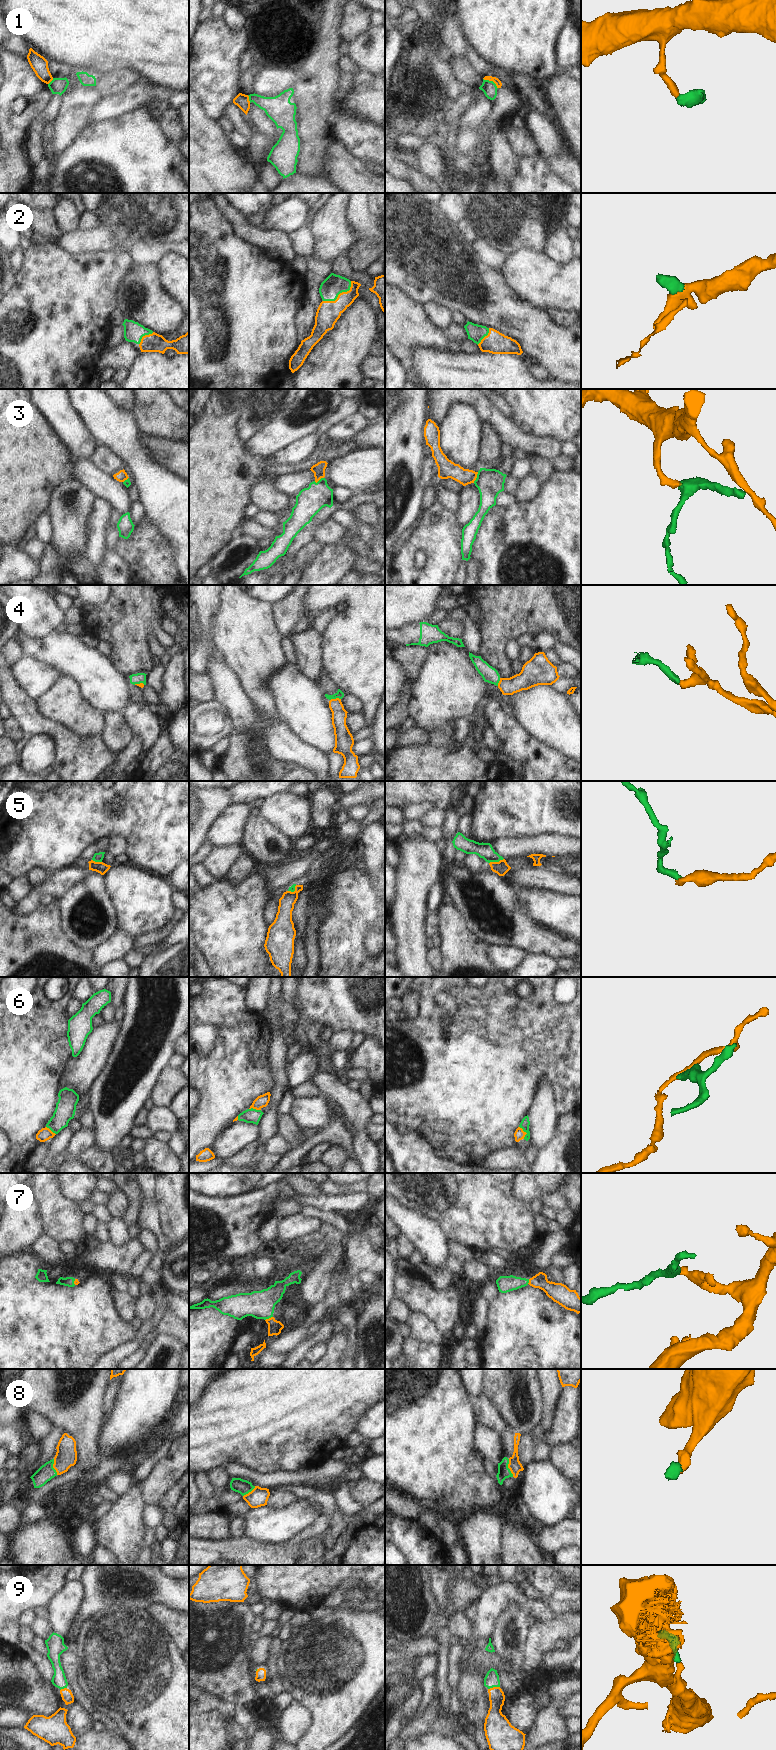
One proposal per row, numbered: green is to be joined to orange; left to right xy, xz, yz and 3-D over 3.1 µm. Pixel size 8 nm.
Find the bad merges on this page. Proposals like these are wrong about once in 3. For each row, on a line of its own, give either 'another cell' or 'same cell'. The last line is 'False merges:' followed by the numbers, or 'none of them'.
1: another cell
2: same cell
3: same cell
4: same cell
5: same cell
6: another cell
7: same cell
8: same cell
9: same cell
False merges: 1, 6

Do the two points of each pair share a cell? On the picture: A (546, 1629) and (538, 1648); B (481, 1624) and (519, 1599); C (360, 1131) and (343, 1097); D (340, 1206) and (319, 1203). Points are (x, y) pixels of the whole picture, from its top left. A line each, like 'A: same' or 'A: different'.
A: same
B: same
C: same
D: same

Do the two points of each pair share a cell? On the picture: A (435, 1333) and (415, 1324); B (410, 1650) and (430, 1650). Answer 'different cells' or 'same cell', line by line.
A: same cell
B: same cell

